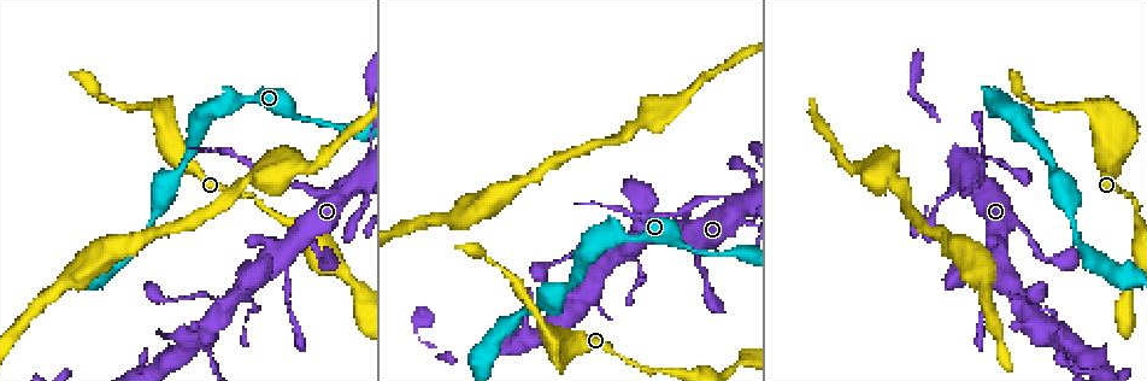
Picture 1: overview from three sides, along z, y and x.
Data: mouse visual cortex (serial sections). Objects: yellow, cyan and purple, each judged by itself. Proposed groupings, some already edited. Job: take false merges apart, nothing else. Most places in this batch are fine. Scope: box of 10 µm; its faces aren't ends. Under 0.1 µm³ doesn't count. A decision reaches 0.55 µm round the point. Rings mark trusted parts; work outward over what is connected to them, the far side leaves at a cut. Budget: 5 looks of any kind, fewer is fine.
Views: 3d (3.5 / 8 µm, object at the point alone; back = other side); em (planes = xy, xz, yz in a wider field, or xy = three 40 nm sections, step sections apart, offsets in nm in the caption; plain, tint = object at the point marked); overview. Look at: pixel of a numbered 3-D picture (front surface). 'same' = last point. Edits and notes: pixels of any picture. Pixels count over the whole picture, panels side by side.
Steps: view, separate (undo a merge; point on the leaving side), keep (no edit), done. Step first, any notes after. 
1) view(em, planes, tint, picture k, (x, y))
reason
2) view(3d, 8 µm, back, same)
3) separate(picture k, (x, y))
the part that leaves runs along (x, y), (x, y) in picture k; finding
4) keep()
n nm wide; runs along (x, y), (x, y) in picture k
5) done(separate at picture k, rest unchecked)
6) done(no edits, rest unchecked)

view(3d, 3.5 µm, picture 1, (732, 199))

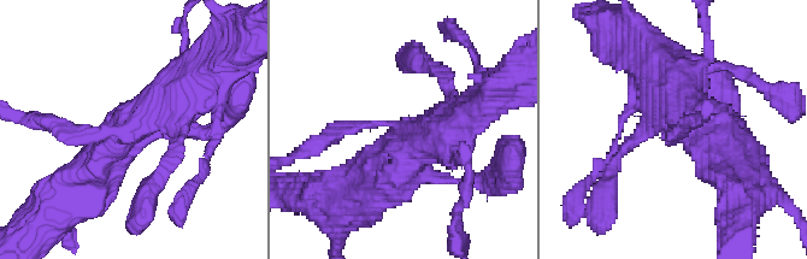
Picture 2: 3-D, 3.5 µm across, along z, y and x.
view(em, xy, step 2, tint, picture 2, (129, 131))
4 arms; arms of 200, 250, 450, 600 nm; now the EM

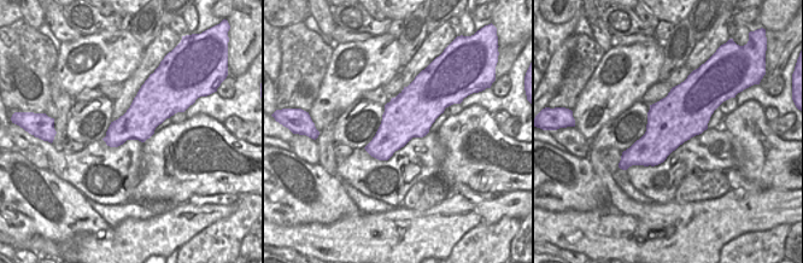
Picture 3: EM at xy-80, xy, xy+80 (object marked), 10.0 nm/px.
separate(picture 2, (70, 134))
the part that leaves runs along (109, 134), (72, 137), (31, 119) in picture 2; a second cell is stuck on

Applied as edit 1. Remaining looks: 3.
view(3d, 3.5 µm, picture 1, (1021, 301))
thick turns thin

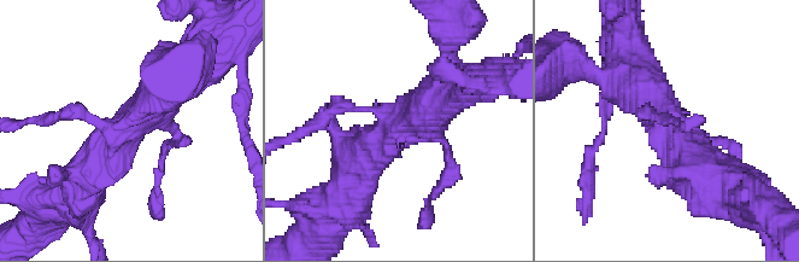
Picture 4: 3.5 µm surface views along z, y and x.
view(em, planes, tint, picture 4, (675, 127))

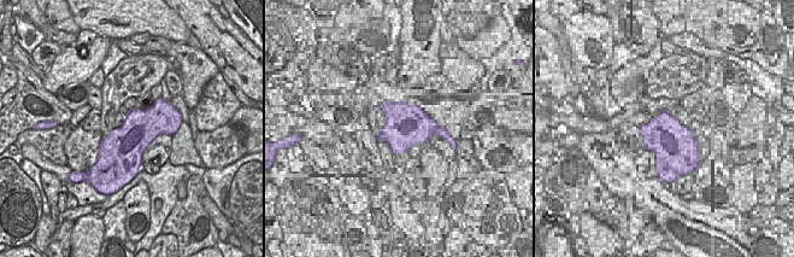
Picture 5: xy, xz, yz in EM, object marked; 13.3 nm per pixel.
keep()
runs along (181, 79), (151, 100), (84, 182) in picture 4; continuous, no second cell

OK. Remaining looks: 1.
done(separate at picture 2, rest unchecked)

